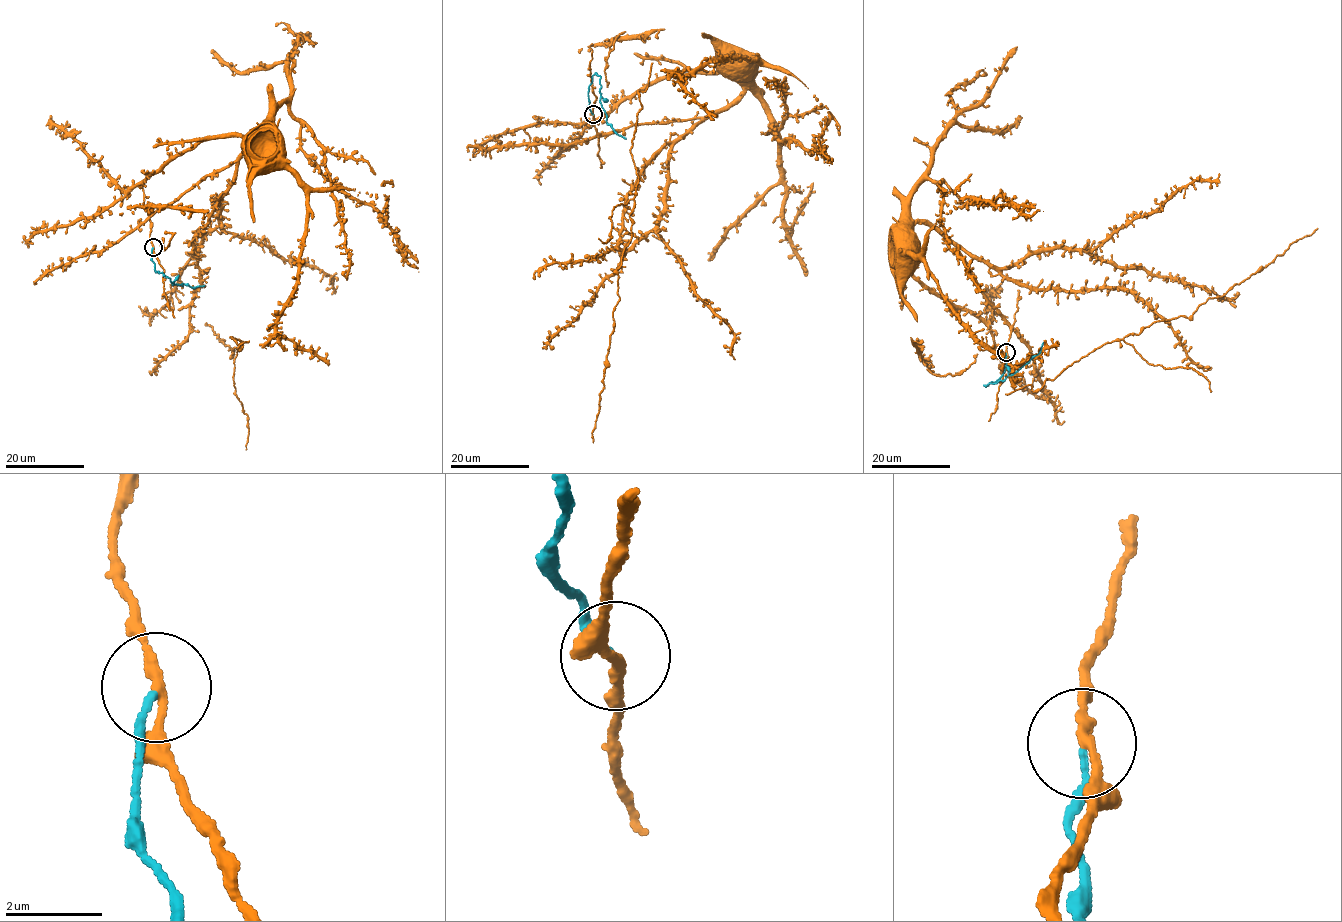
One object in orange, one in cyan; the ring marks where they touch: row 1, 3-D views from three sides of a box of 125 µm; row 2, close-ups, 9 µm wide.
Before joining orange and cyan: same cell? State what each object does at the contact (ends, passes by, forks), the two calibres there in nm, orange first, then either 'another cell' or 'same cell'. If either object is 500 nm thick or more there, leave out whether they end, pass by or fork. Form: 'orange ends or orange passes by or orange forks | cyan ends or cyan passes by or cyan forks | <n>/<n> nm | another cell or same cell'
orange passes by | cyan ends | 190/120 nm | another cell

